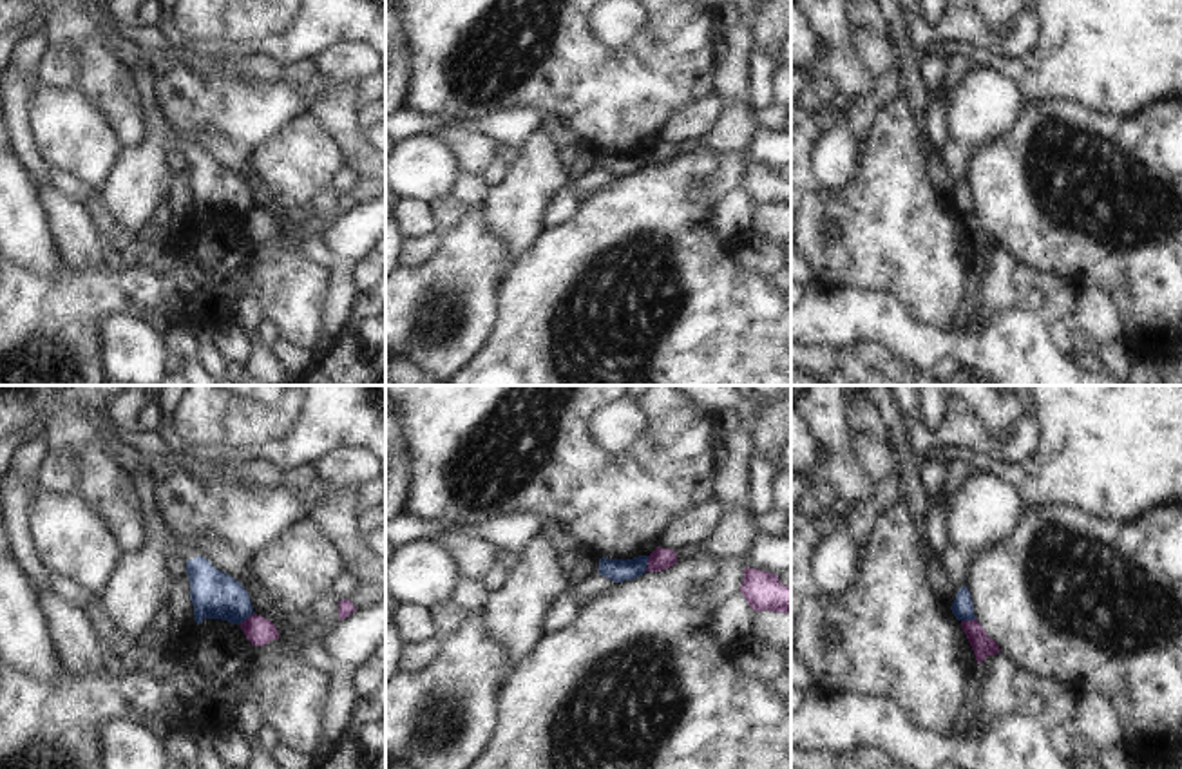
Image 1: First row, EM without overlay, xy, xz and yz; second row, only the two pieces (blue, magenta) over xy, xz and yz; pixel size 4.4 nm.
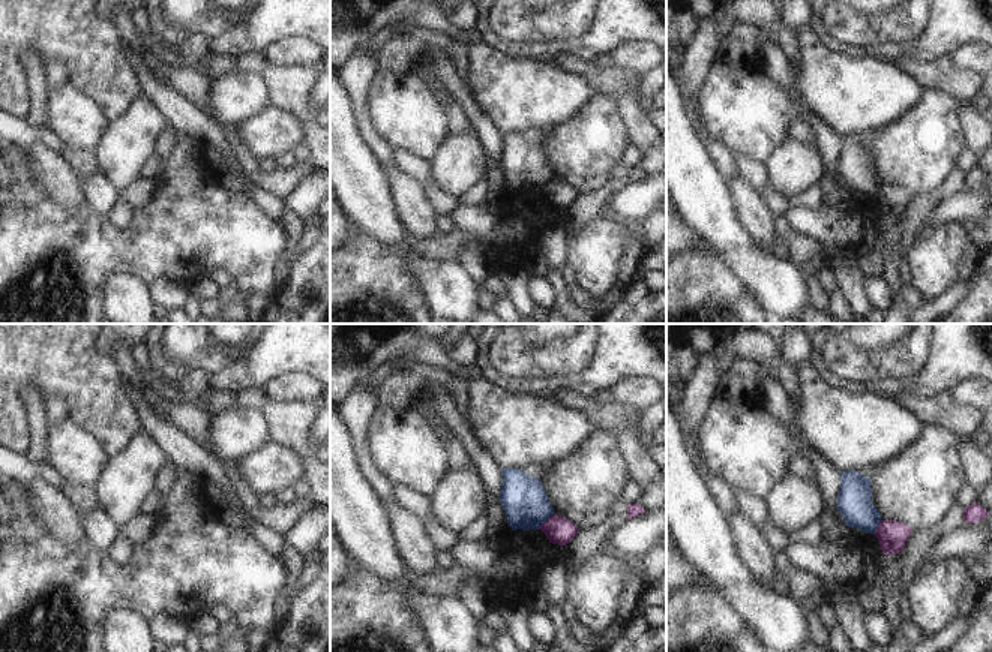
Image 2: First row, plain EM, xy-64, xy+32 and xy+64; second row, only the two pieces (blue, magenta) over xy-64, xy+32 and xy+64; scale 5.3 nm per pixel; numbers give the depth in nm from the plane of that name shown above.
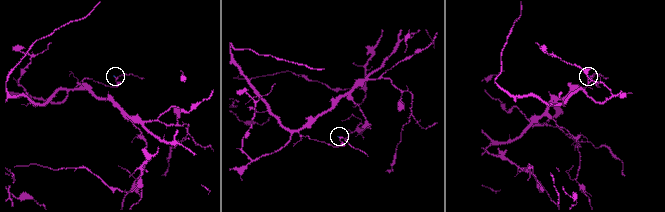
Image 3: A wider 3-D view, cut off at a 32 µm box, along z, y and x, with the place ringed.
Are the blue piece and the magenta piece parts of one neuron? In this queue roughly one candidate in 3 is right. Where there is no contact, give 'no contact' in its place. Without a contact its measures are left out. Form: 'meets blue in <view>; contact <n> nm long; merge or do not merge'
meets blue in xy; contact 90 nm long; do not merge

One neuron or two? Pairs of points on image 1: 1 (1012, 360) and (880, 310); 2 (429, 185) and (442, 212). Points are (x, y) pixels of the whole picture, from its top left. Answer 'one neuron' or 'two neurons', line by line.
1: one neuron
2: two neurons

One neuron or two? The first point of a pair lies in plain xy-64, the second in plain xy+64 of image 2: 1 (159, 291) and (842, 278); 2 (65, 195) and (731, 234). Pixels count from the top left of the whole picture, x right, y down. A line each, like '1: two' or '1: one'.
1: two
2: two

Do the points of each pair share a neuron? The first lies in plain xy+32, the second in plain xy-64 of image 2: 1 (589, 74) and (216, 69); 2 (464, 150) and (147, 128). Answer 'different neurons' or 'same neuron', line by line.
1: same neuron
2: same neuron

